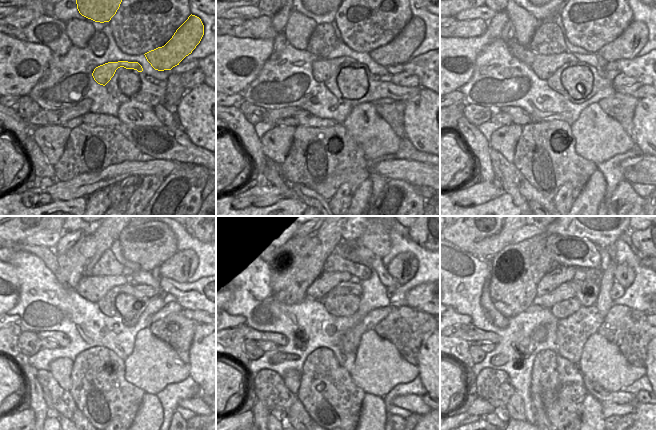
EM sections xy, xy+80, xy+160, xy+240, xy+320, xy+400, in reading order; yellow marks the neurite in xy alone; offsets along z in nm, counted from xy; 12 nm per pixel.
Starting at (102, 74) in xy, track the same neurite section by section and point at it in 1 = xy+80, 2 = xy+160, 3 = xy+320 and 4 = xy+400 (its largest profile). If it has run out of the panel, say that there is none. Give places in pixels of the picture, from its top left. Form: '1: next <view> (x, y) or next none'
1: next xy+80 (322, 69)
2: next xy+160 (544, 66)
3: next xy+320 (323, 284)
4: next xy+400 (555, 277)

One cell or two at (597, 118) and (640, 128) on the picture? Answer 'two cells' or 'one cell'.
two cells

